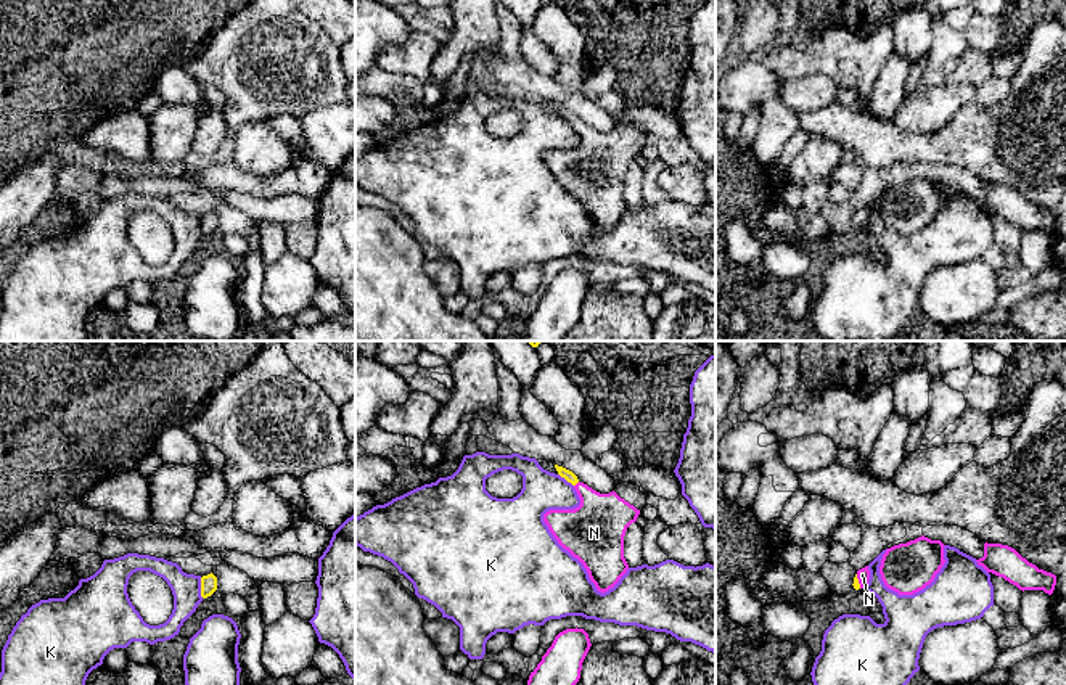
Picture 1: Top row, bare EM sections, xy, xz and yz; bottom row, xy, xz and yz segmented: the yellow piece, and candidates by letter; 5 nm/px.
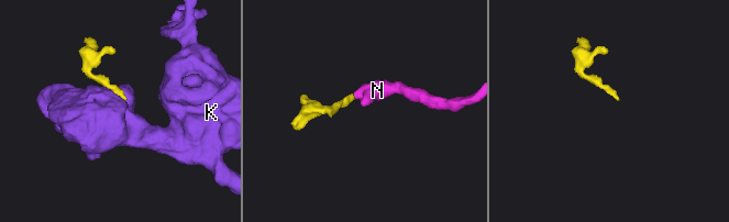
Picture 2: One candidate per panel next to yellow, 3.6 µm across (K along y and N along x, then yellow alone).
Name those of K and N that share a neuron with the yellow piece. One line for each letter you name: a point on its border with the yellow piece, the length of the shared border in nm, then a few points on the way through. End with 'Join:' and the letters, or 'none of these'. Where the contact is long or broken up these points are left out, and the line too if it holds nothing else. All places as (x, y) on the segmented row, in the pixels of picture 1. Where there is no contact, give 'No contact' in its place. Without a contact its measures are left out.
N: Touches yellow at xz (576, 483). Shared border 40 nm. Path across: xz (569, 476), (576, 483), (594, 505), (594, 529)
Join: N

